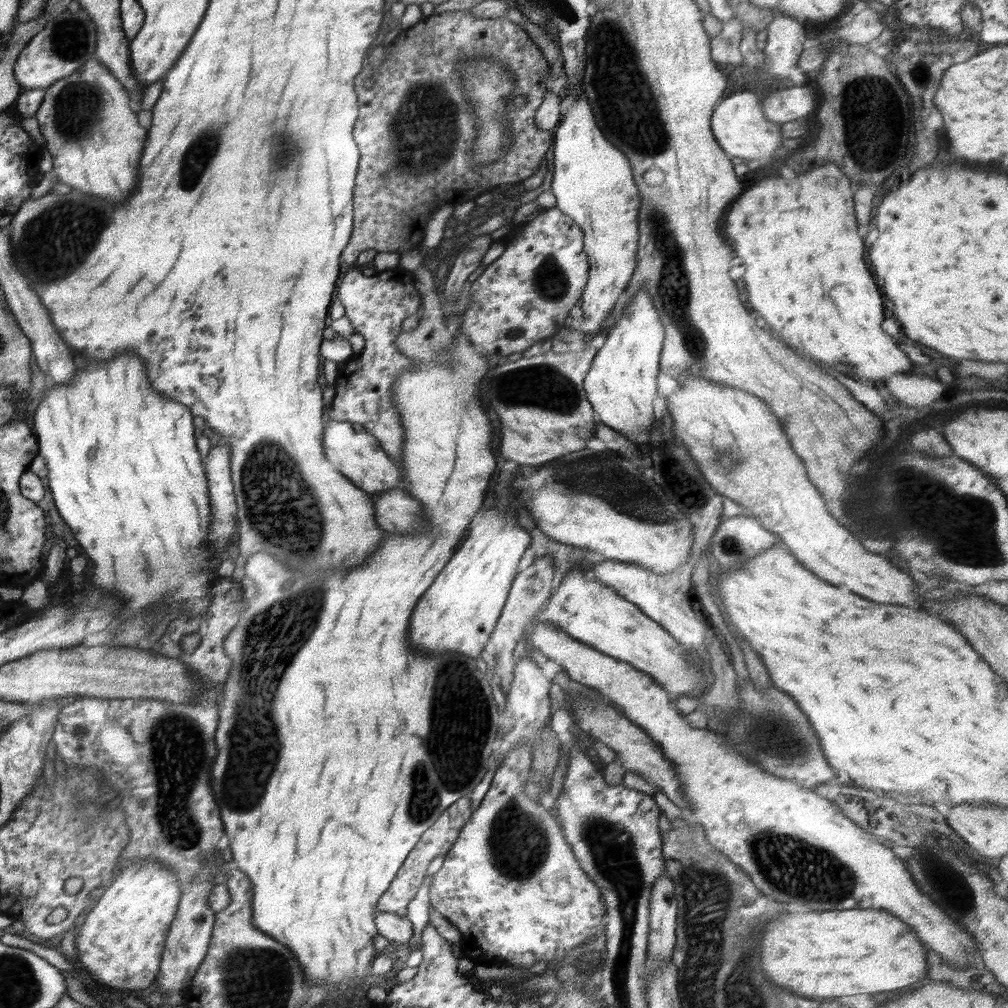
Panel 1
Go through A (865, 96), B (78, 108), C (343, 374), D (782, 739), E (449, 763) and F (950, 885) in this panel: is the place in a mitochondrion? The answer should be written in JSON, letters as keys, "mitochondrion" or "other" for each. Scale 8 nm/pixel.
{"A":"mitochondrion","B":"mitochondrion","C":"other","D":"mitochondrion","E":"mitochondrion","F":"mitochondrion"}

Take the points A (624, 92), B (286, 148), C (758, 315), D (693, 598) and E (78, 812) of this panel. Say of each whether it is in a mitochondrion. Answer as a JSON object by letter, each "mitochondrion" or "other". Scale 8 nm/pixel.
{"A":"mitochondrion","B":"mitochondrion","C":"other","D":"other","E":"mitochondrion"}

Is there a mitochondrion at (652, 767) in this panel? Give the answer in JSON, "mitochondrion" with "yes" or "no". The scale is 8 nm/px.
{"mitochondrion":"no"}

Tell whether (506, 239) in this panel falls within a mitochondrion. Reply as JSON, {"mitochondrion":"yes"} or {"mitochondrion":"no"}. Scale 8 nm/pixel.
{"mitochondrion":"no"}

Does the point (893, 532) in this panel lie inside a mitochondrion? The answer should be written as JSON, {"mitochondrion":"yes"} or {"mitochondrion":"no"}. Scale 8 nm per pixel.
{"mitochondrion":"no"}

